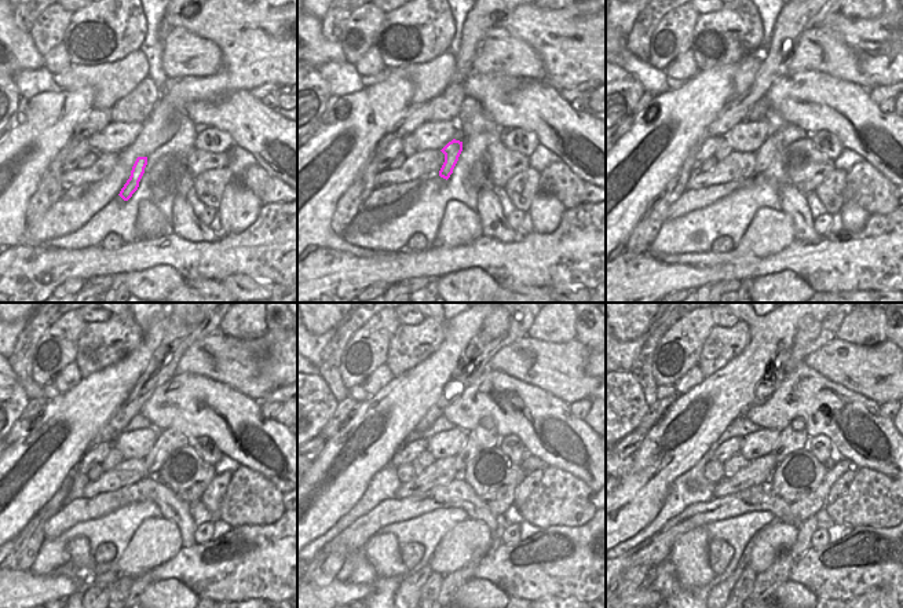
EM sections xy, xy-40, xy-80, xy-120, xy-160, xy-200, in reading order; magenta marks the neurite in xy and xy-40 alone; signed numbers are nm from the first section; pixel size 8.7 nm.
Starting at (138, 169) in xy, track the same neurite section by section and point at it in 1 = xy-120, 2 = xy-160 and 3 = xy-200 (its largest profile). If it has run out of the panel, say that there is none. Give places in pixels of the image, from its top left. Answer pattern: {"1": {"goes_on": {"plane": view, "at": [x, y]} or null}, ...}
{"1": {"goes_on": {"plane": "xy-120", "at": [168, 440]}}, "2": {"goes_on": {"plane": "xy-160", "at": [479, 439]}}, "3": {"goes_on": {"plane": "xy-200", "at": [790, 440]}}}

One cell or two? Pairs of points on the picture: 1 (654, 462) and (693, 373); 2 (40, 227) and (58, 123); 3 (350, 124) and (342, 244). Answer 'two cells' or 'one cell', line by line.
1: two cells
2: two cells
3: one cell

